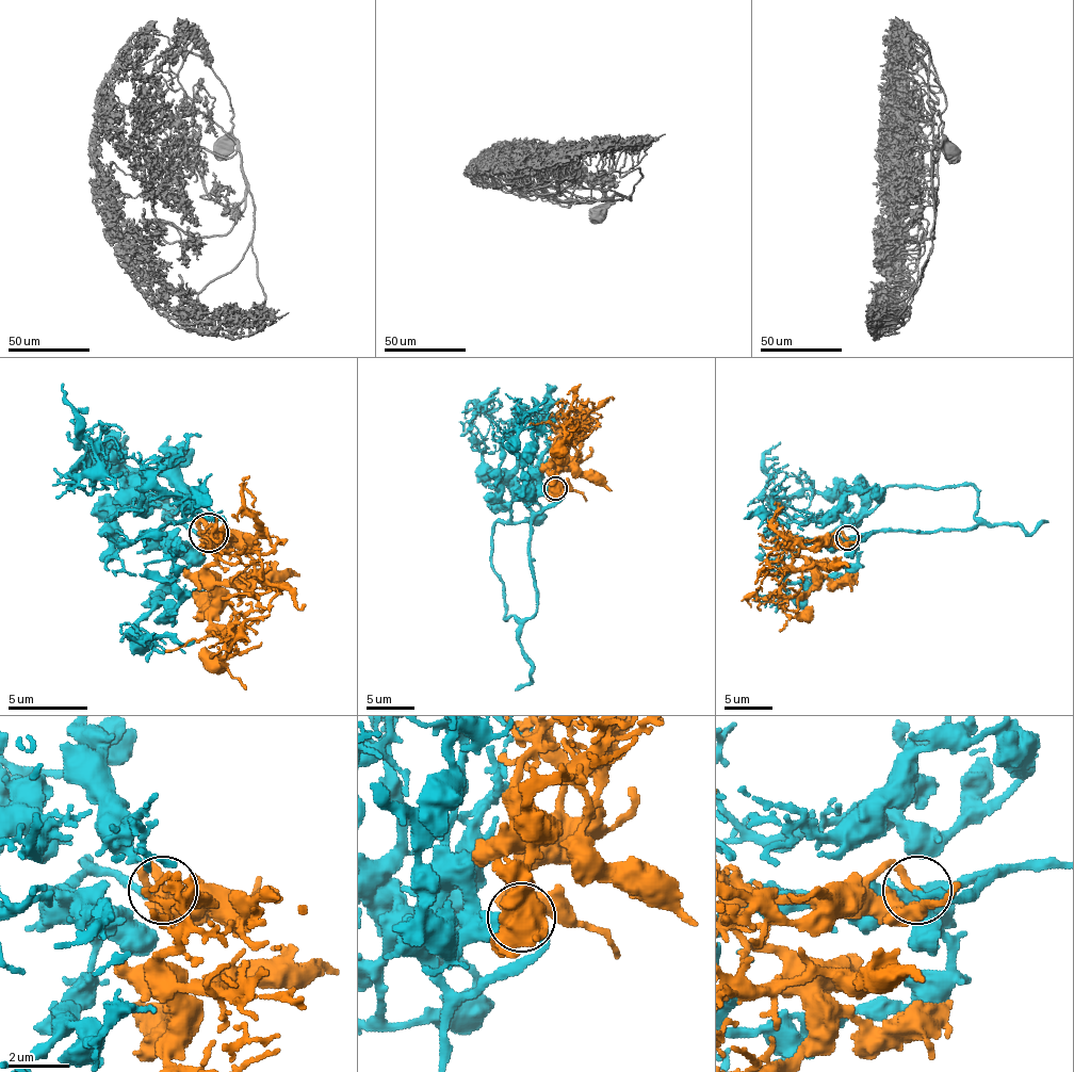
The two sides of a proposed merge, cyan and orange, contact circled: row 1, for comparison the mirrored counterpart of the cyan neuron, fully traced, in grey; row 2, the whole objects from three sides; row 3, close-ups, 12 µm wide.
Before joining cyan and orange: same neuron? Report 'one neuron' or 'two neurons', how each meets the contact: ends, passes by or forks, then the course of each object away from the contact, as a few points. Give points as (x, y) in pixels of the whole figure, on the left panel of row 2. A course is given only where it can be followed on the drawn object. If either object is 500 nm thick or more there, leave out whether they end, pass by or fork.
one neuron | cyan passes by | orange ends | cyan via (207, 533), (133, 489), (126, 441), (102, 444), (135, 484), (92, 464), (109, 429), (65, 383) | orange via (207, 533), (208, 538), (231, 539), (256, 565), (248, 608), (221, 633), (184, 642), (164, 653)

